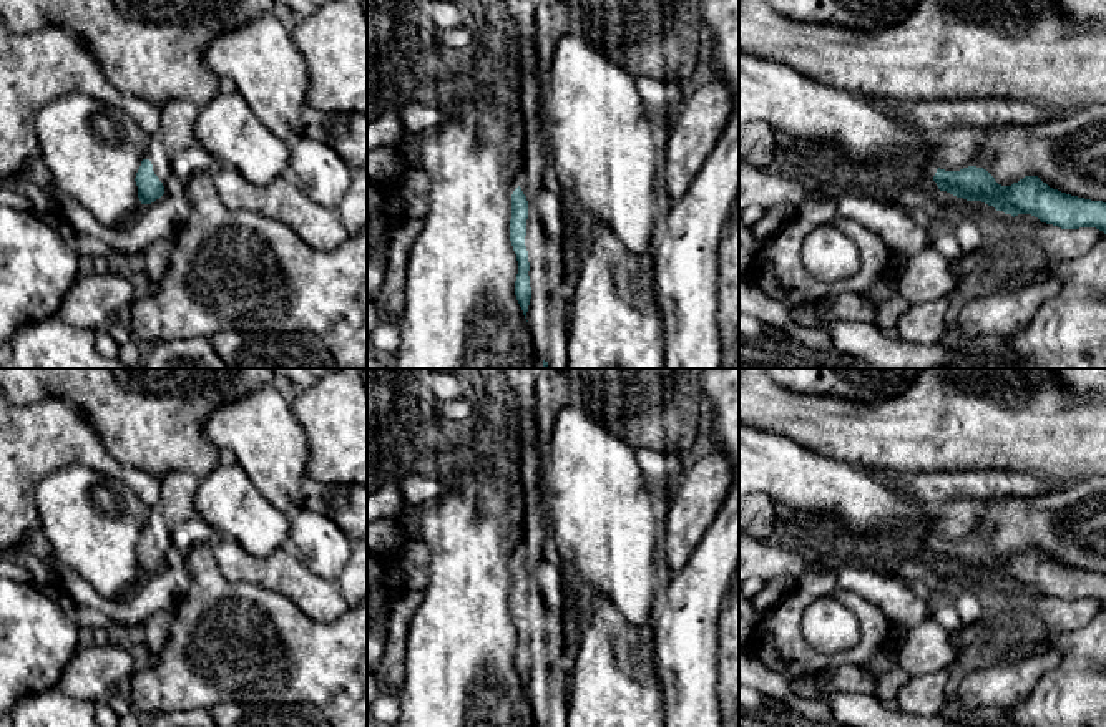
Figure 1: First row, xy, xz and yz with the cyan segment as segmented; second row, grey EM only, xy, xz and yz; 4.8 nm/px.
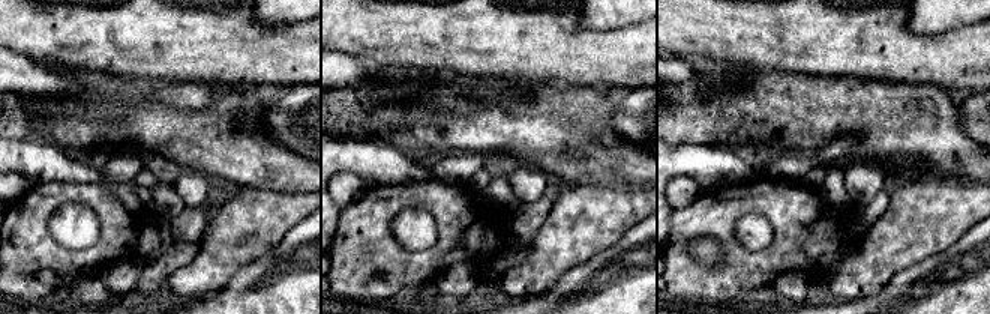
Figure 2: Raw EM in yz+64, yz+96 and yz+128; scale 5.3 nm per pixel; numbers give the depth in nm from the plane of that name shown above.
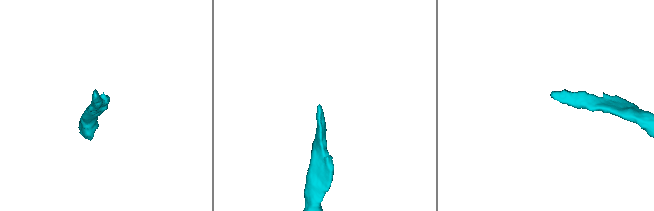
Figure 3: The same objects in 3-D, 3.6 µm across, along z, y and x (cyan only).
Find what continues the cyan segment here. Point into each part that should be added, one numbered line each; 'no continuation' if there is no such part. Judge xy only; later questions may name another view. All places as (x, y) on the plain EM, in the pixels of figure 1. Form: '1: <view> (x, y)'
1: xy (175, 507)

